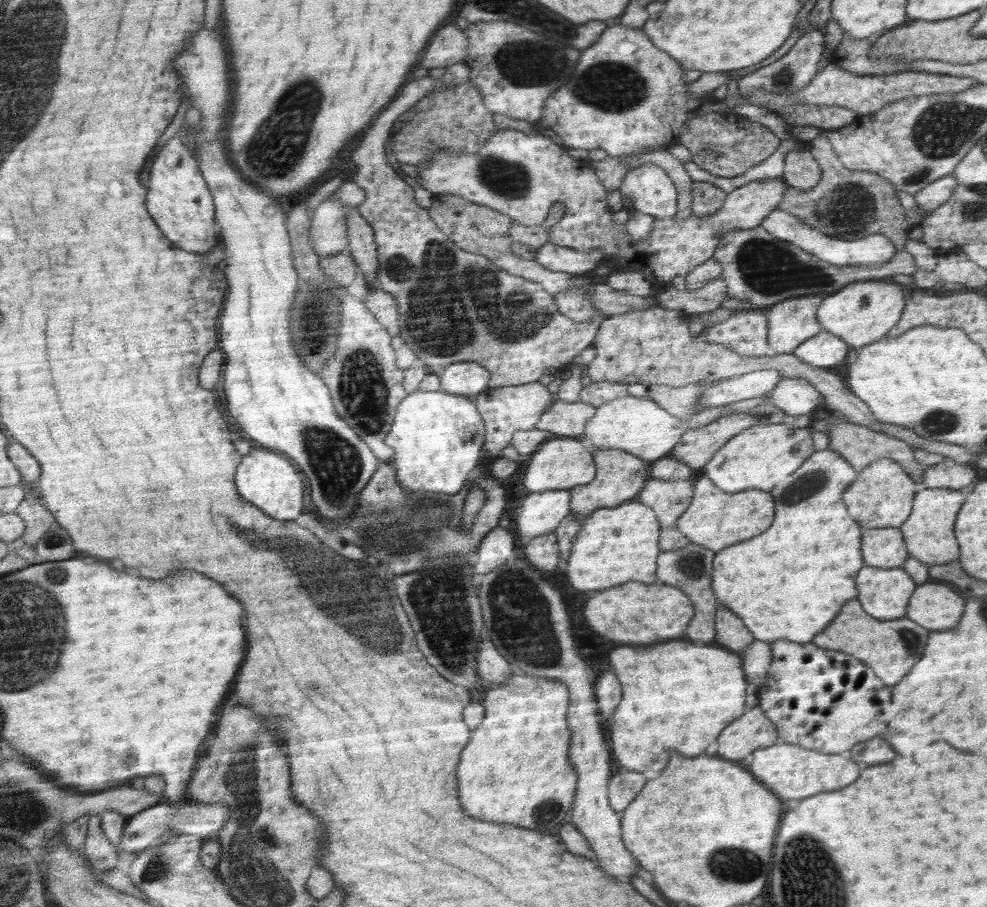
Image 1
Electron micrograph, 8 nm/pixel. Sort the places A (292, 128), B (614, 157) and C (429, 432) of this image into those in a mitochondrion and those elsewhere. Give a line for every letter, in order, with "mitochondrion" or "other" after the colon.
A: mitochondrion
B: other
C: other

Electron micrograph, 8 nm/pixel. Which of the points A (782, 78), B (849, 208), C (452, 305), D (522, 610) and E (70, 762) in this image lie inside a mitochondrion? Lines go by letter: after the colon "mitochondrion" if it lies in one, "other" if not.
A: mitochondrion
B: mitochondrion
C: mitochondrion
D: mitochondrion
E: other

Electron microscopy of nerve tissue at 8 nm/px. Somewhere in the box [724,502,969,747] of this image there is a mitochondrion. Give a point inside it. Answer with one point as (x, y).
(911, 640)

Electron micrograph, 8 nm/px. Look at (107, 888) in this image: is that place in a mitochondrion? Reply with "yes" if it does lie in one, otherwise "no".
no

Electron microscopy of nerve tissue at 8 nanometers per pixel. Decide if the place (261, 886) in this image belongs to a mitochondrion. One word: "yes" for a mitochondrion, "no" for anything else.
yes

